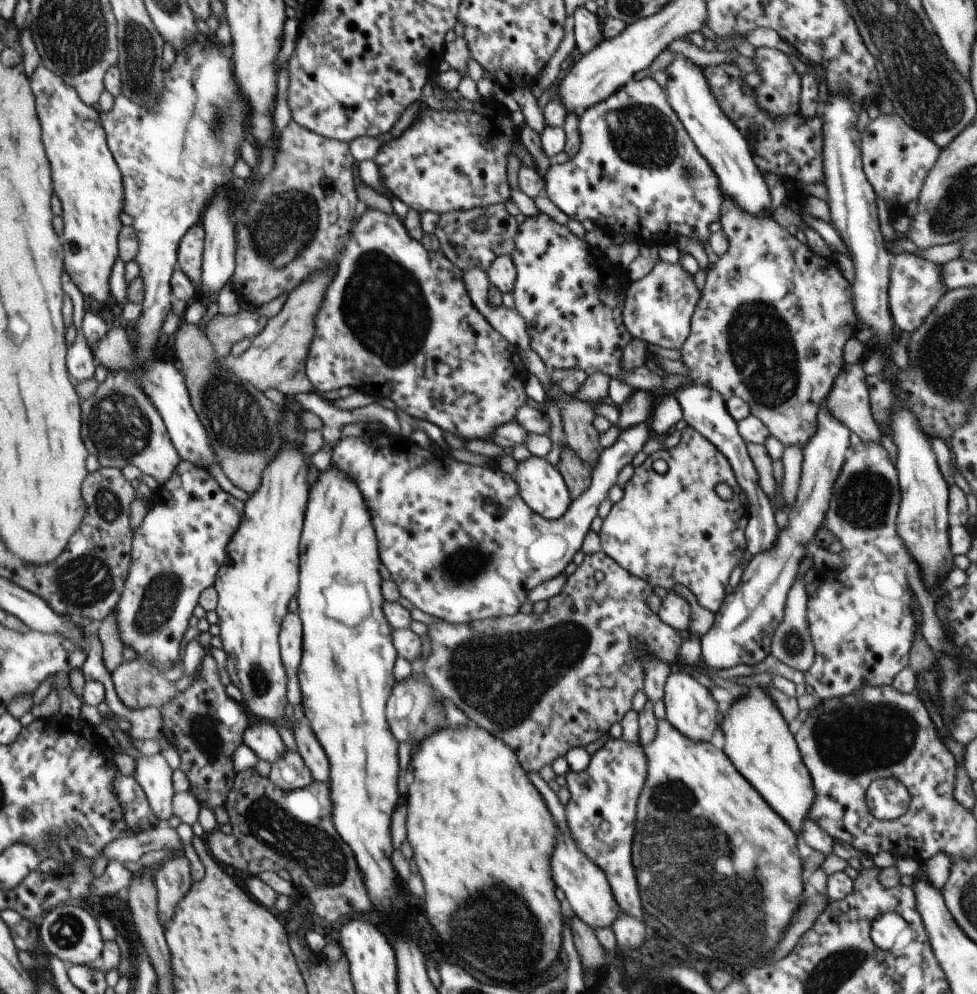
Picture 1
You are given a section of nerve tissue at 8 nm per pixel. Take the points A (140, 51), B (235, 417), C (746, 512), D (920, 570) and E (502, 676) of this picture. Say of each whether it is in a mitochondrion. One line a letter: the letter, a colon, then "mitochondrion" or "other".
A: mitochondrion
B: mitochondrion
C: other
D: other
E: mitochondrion

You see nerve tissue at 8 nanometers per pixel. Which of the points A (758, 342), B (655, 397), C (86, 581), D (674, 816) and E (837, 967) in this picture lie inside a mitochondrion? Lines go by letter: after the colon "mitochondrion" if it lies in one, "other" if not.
A: mitochondrion
B: other
C: mitochondrion
D: mitochondrion
E: mitochondrion

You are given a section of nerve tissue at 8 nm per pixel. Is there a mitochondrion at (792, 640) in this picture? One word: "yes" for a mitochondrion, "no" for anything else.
yes

